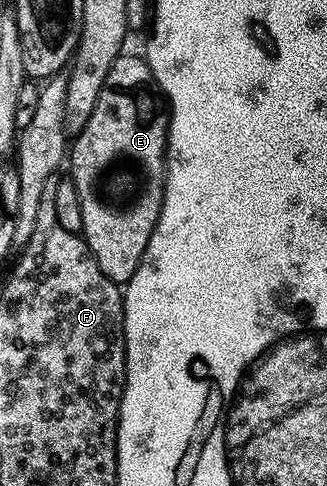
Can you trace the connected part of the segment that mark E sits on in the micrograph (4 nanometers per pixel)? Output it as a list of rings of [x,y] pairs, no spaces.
[[[122,52],[117,55],[117,59],[111,64],[107,72],[107,78],[103,88],[99,92],[99,100],[95,100],[95,108],[91,112],[85,127],[76,131],[74,140],[67,150],[67,166],[69,162],[68,177],[72,179],[74,188],[77,190],[78,208],[81,210],[81,229],[80,233],[89,245],[89,251],[93,253],[93,259],[99,264],[99,268],[108,276],[112,282],[118,284],[128,283],[129,277],[137,271],[138,264],[141,263],[143,252],[147,248],[149,238],[153,234],[153,229],[157,226],[157,217],[161,214],[161,201],[165,195],[165,143],[169,136],[169,116],[163,95],[153,80],[153,73],[149,63],[145,61],[140,53],[128,54]]]

